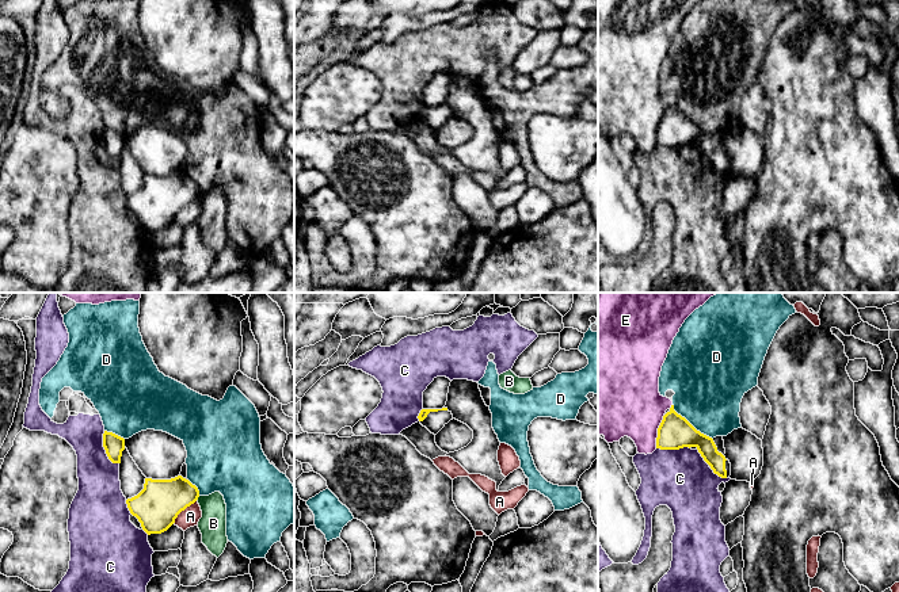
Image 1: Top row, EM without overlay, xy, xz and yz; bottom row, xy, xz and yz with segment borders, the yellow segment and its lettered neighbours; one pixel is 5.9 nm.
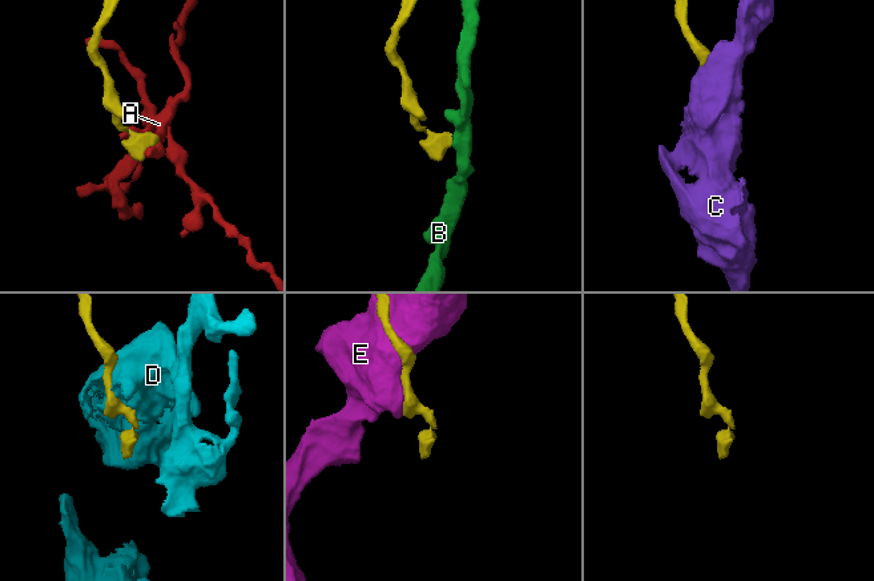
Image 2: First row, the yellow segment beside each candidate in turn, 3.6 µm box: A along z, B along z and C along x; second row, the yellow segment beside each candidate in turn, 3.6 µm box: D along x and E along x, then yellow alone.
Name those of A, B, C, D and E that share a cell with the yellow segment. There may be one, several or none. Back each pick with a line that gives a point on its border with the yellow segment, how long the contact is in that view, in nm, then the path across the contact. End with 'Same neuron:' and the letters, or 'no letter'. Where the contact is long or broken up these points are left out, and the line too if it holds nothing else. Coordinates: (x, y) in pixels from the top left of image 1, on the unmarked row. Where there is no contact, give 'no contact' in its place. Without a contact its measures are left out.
Same neuron: no letter

